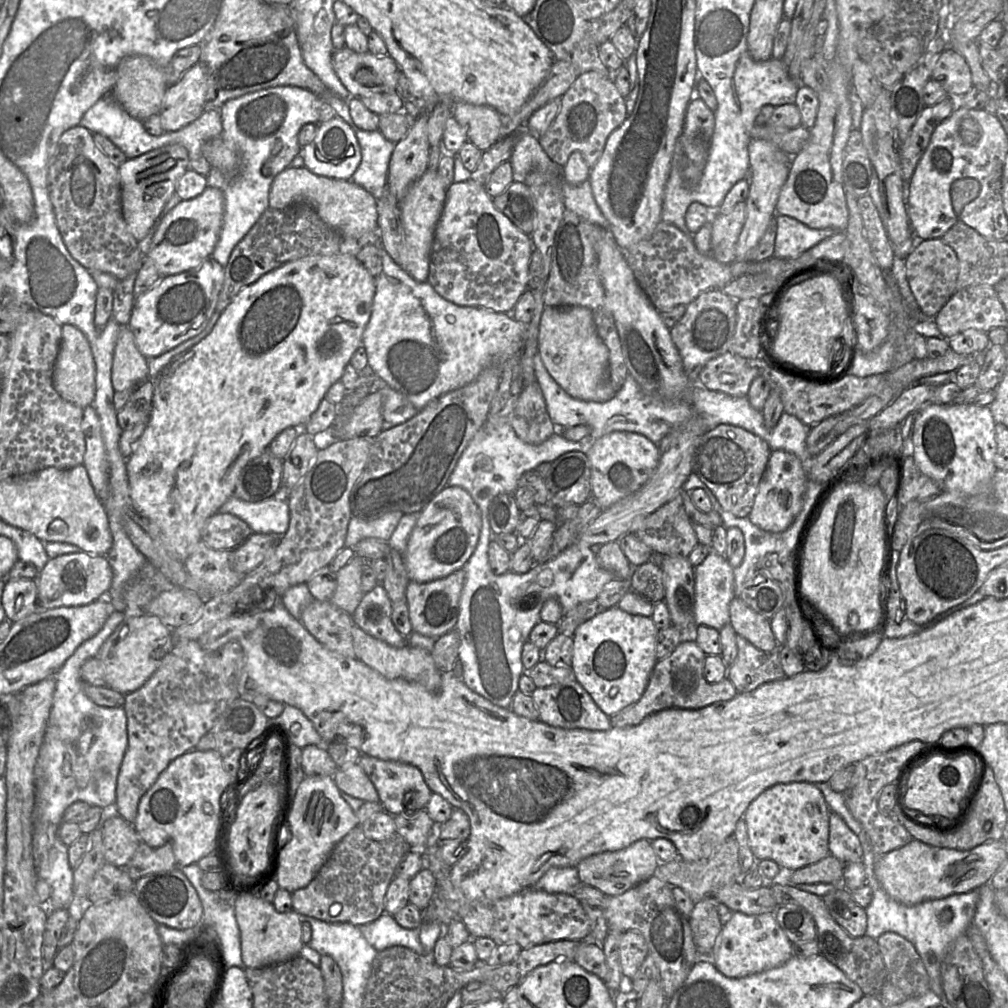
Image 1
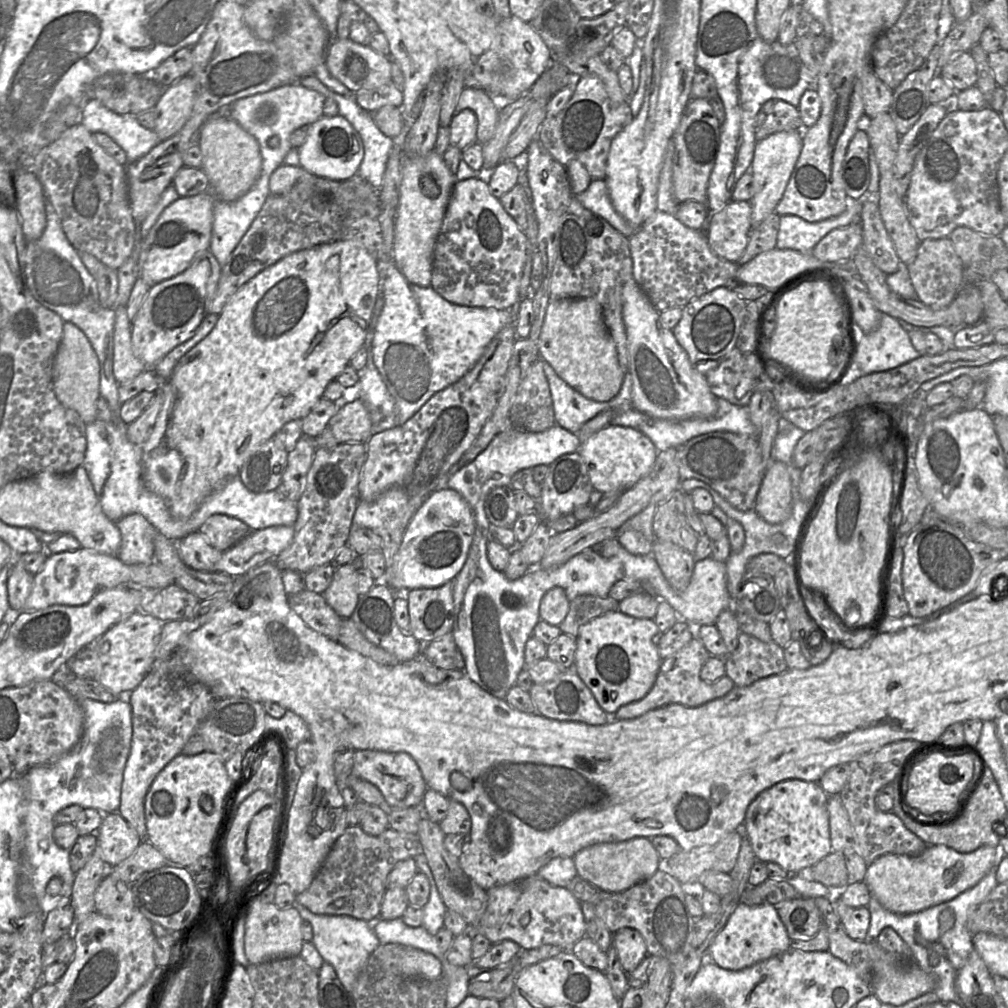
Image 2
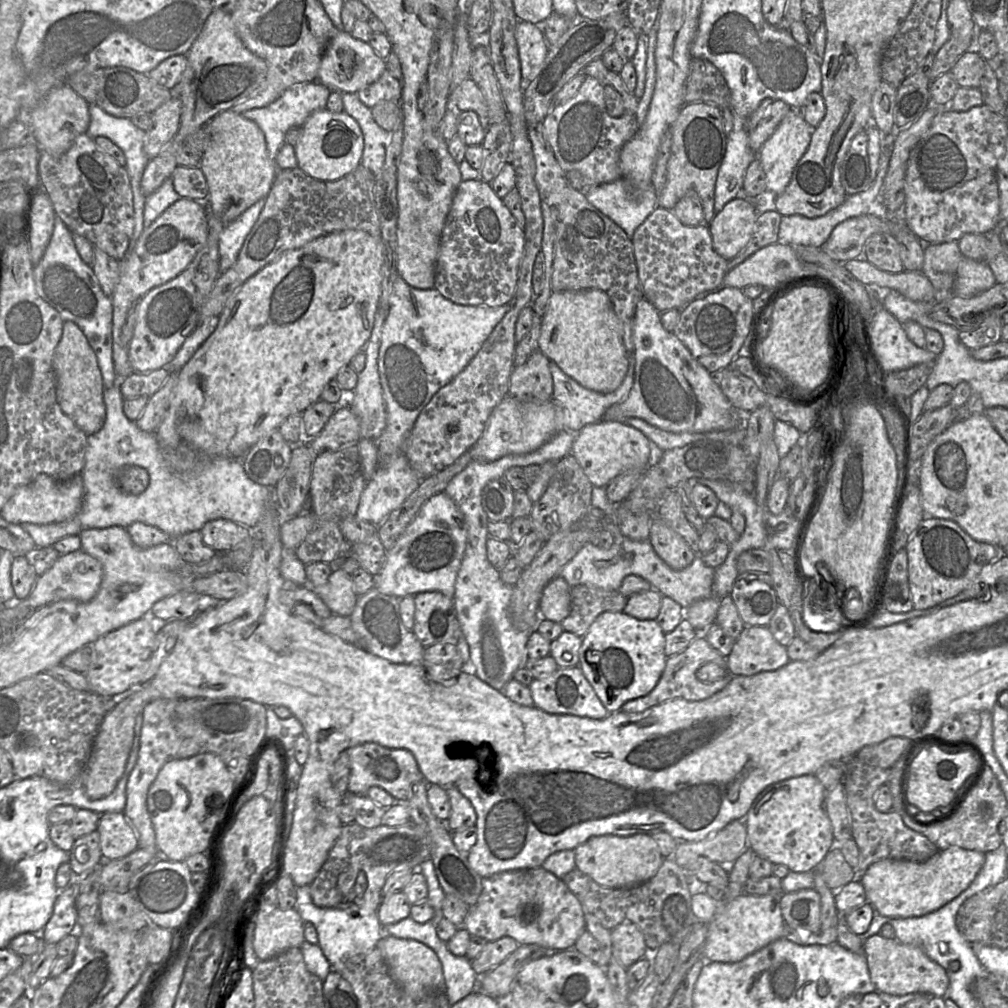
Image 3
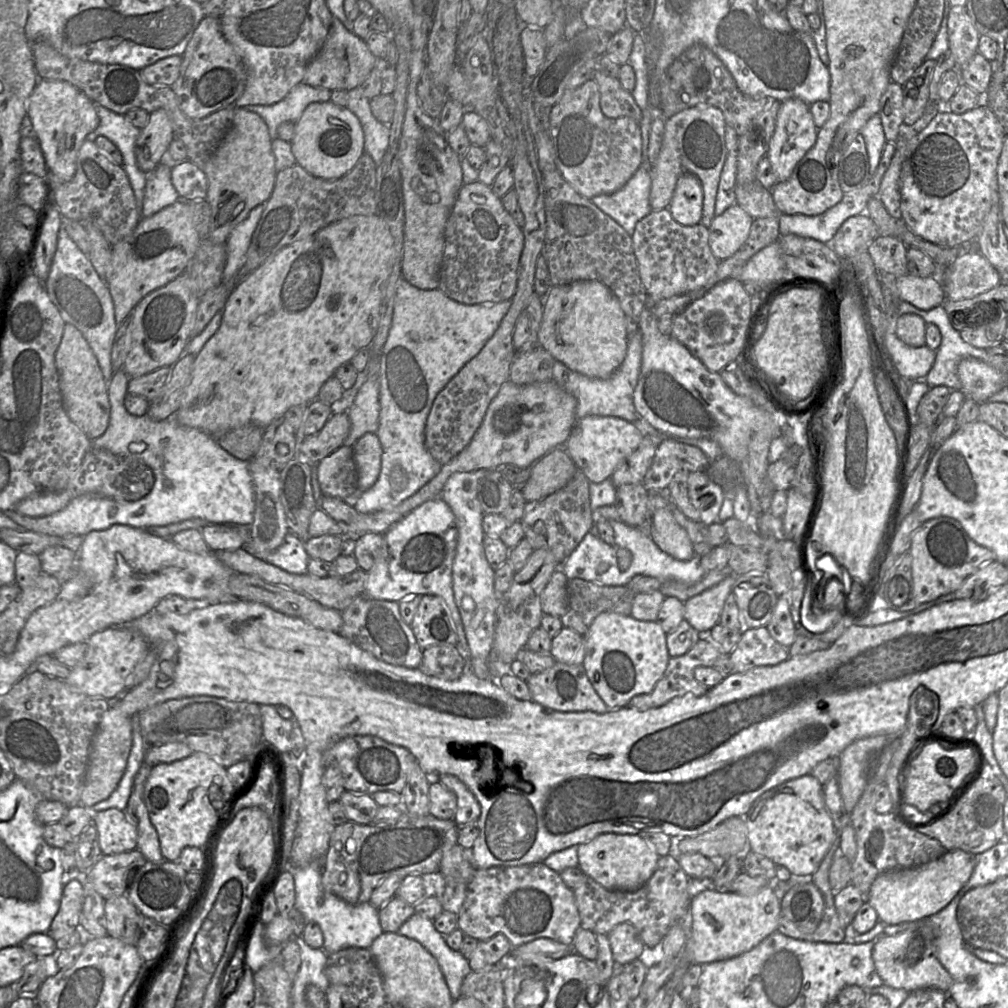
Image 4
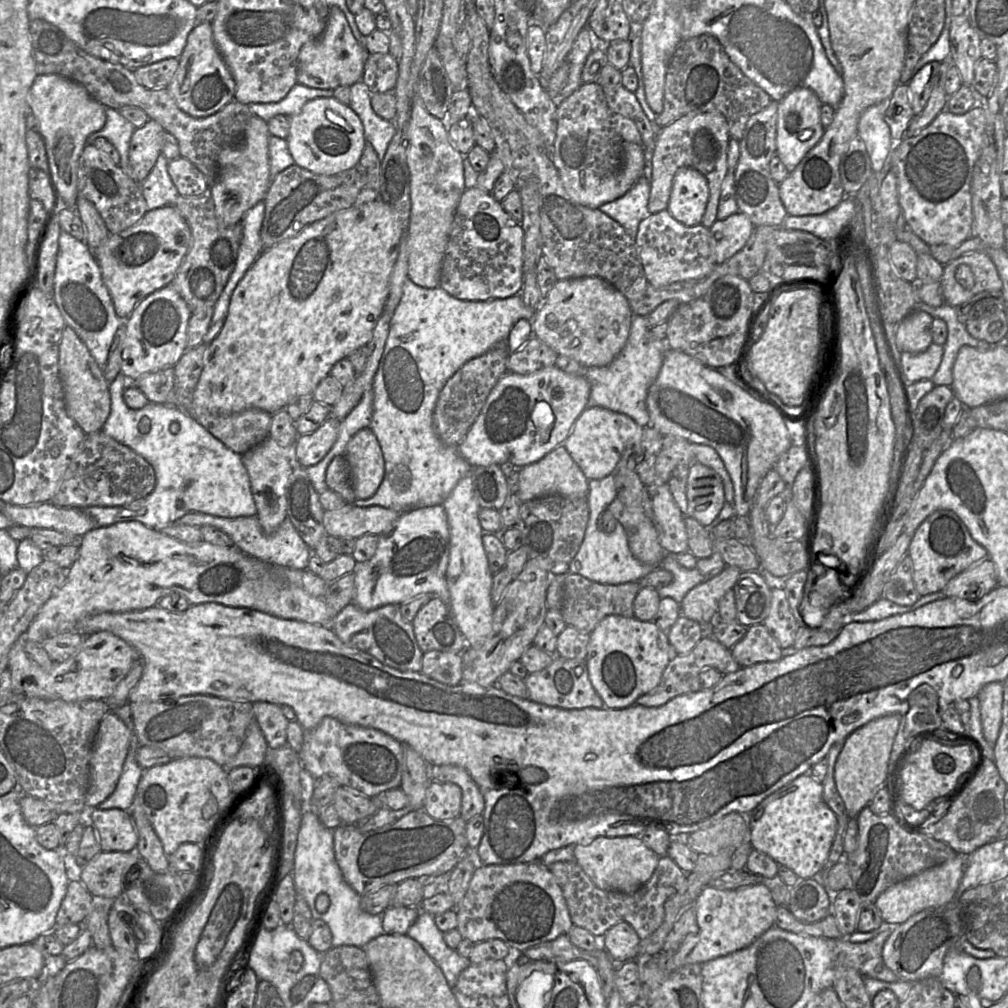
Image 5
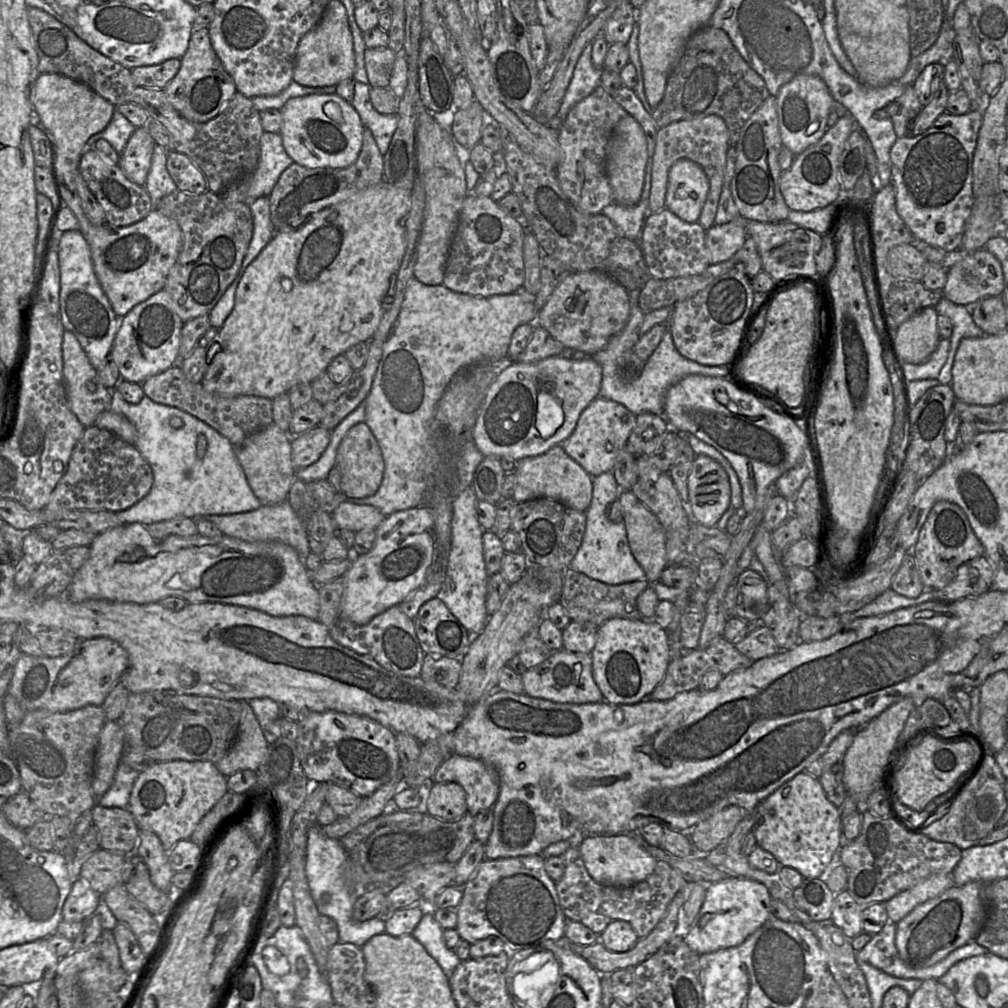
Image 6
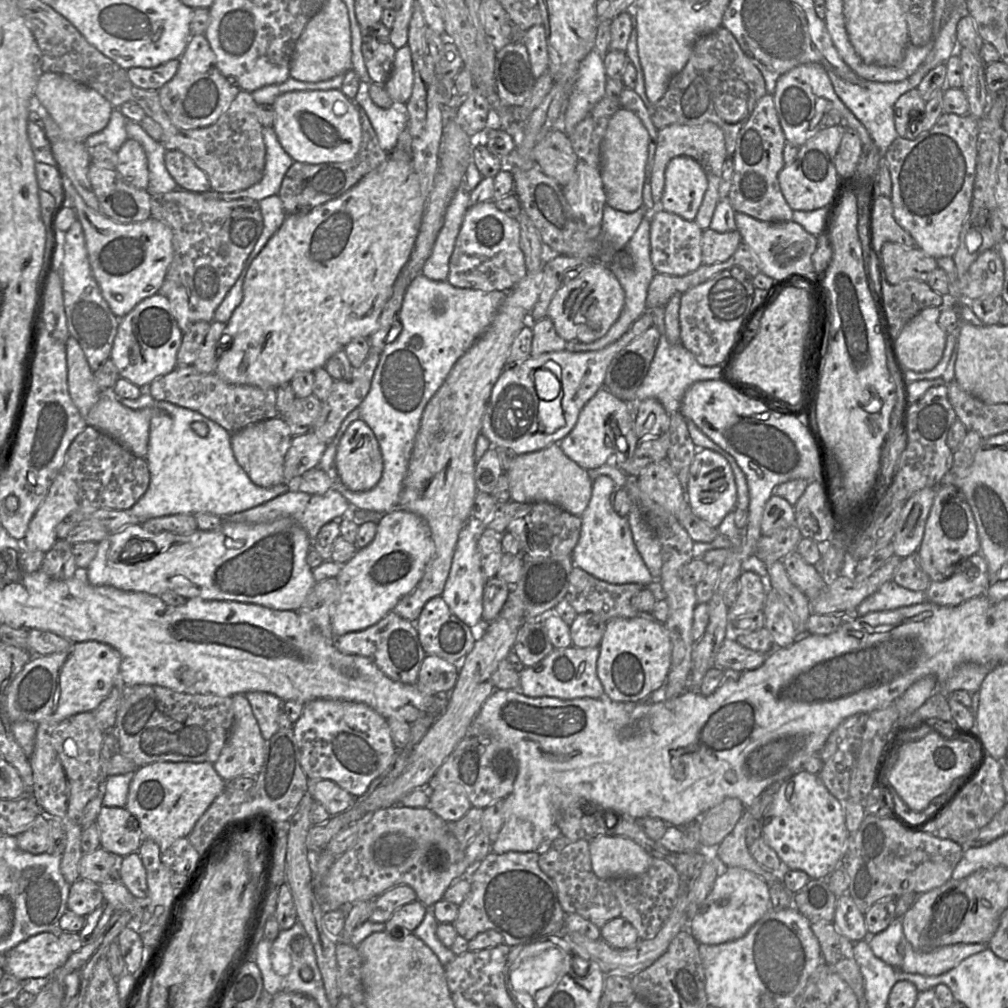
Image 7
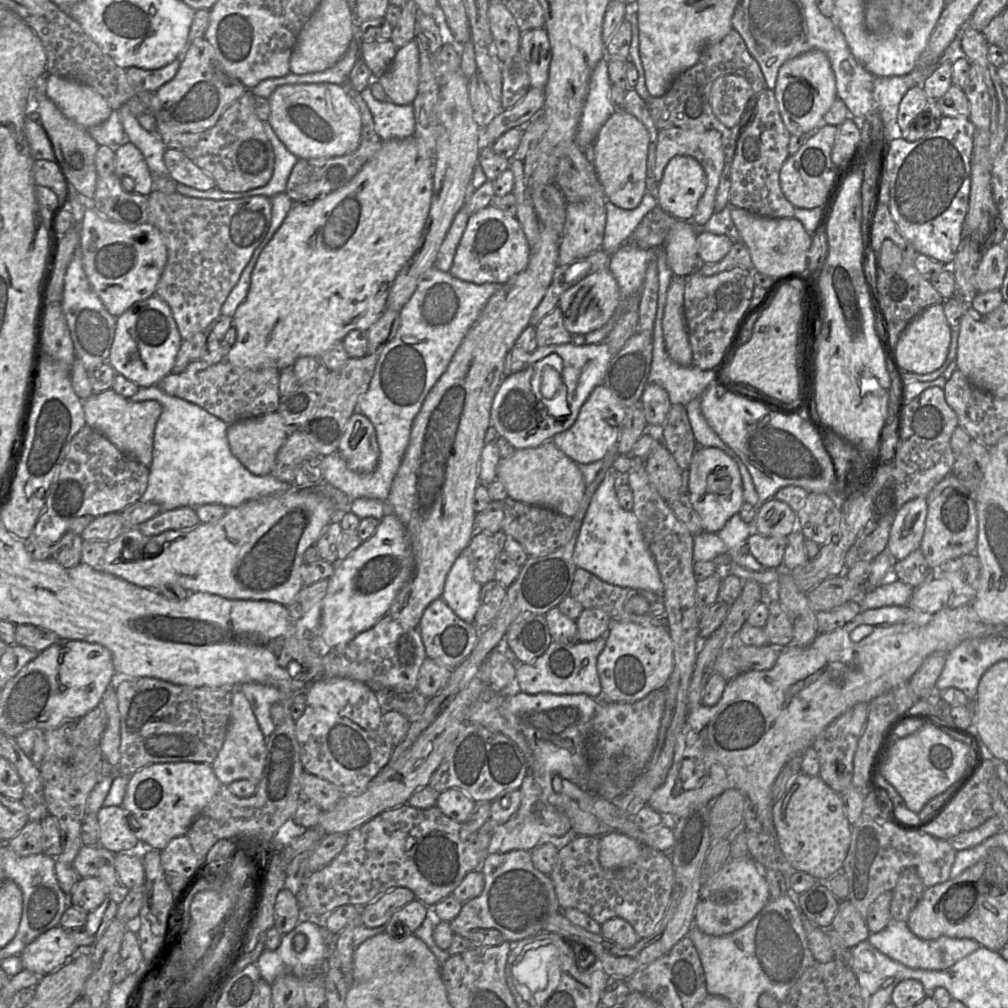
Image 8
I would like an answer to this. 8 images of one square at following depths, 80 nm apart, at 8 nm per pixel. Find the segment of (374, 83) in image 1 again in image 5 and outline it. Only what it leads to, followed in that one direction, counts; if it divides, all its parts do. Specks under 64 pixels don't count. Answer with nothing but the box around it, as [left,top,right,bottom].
[297,8,369,89]

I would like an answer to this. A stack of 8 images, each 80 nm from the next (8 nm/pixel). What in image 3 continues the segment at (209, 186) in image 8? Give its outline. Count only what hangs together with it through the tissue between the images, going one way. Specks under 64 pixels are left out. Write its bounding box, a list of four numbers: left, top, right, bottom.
[172,165,208,202]

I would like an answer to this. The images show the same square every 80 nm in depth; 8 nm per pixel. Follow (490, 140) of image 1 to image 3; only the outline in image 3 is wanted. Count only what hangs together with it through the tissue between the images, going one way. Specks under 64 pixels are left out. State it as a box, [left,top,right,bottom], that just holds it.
[449,78,489,129]

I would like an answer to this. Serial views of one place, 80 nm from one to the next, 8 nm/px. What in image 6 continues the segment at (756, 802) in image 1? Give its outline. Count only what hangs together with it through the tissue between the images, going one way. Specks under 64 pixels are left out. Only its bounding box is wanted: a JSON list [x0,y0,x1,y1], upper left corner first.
[753,771,843,879]

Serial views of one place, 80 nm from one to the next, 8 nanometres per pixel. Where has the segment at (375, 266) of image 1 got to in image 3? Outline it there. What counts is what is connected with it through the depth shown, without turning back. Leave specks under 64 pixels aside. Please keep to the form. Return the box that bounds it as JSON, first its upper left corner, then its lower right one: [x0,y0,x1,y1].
[200,163,381,322]

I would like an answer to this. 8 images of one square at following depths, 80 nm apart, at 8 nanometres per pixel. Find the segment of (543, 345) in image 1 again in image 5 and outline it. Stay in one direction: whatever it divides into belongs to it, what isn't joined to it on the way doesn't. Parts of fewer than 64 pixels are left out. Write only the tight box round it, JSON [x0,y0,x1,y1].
[532,276,632,367]

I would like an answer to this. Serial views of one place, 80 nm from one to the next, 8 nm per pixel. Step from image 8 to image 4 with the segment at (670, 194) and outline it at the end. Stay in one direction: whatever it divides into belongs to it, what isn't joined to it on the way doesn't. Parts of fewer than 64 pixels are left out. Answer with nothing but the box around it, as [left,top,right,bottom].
[668,174,703,225]

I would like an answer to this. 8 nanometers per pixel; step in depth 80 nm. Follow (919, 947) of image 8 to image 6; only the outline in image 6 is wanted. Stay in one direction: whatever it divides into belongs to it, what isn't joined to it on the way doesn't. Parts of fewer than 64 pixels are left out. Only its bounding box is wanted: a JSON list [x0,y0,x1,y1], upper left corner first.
[856,920,989,979]

